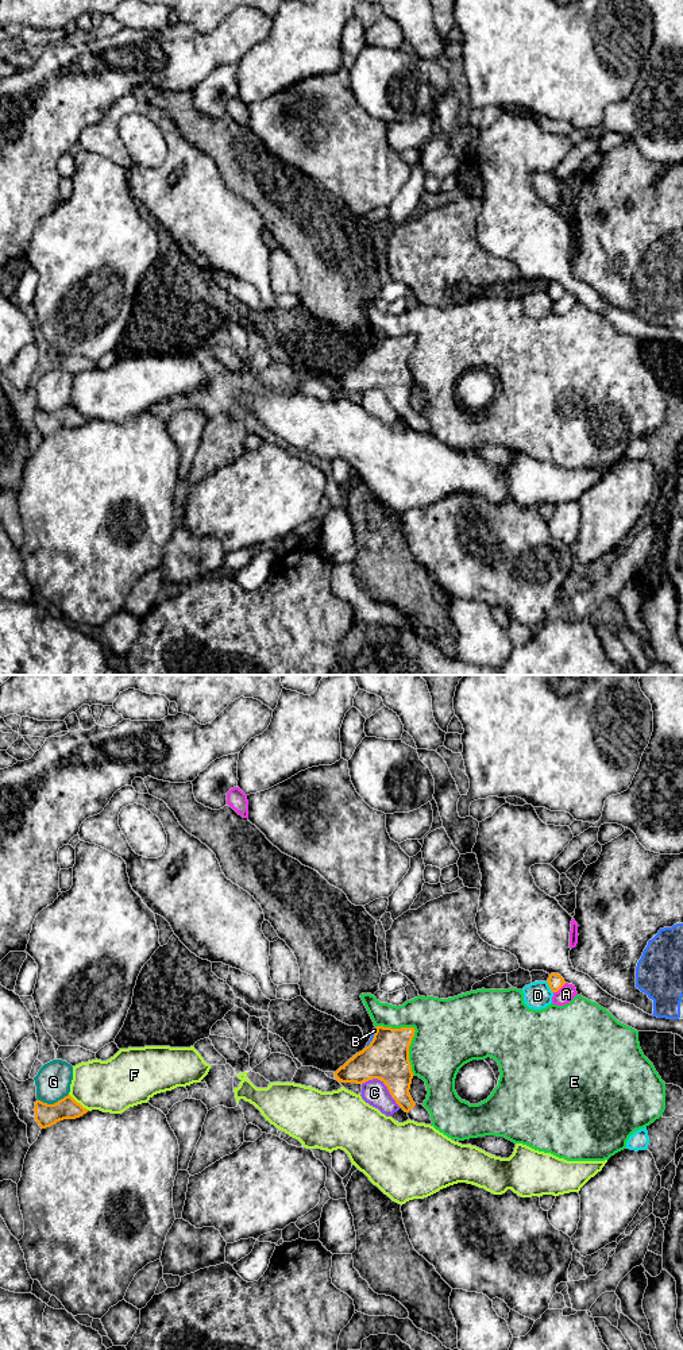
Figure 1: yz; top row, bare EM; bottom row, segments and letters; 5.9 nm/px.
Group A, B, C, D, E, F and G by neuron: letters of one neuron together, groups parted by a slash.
A / B / C / D / E / F / G

